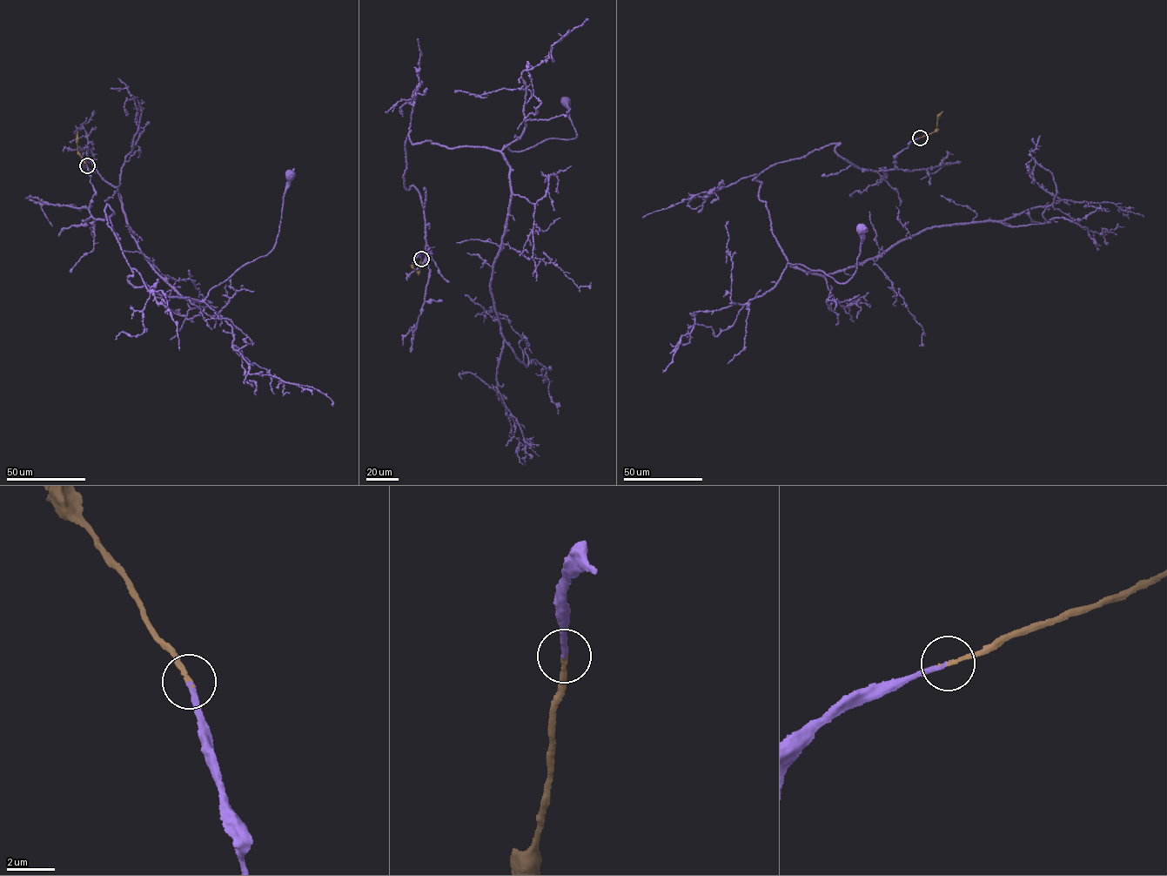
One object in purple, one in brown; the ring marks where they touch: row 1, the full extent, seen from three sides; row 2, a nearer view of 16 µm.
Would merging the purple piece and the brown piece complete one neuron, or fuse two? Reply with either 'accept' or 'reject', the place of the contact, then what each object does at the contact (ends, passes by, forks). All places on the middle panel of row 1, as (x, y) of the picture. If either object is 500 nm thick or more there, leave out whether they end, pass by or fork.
accept; at (421, 259); purple ends there; brown ends there

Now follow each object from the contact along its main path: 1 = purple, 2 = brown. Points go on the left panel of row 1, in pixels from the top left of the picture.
1: (87, 165), (90, 212), (114, 212), (107, 205), (128, 281), (202, 301), (272, 250), (289, 174)
2: (87, 165), (77, 151), (77, 131)

